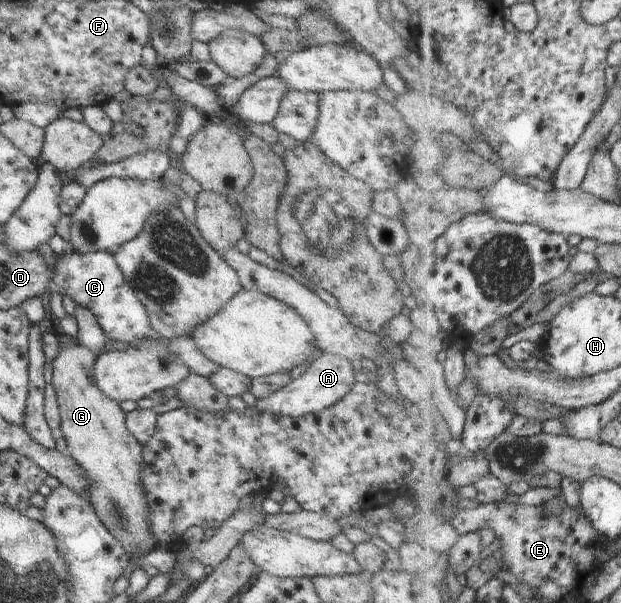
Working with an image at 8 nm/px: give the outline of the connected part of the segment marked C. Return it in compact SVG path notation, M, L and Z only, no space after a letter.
M71 249L59 256L54 267L52 281L54 288L61 291L62 295L68 295L76 304L88 309L112 341L134 343L136 339L142 339L142 337L159 335L150 327L146 309L136 299L134 291L128 287L128 283L124 281L122 271L118 269L112 253L78 254Z

